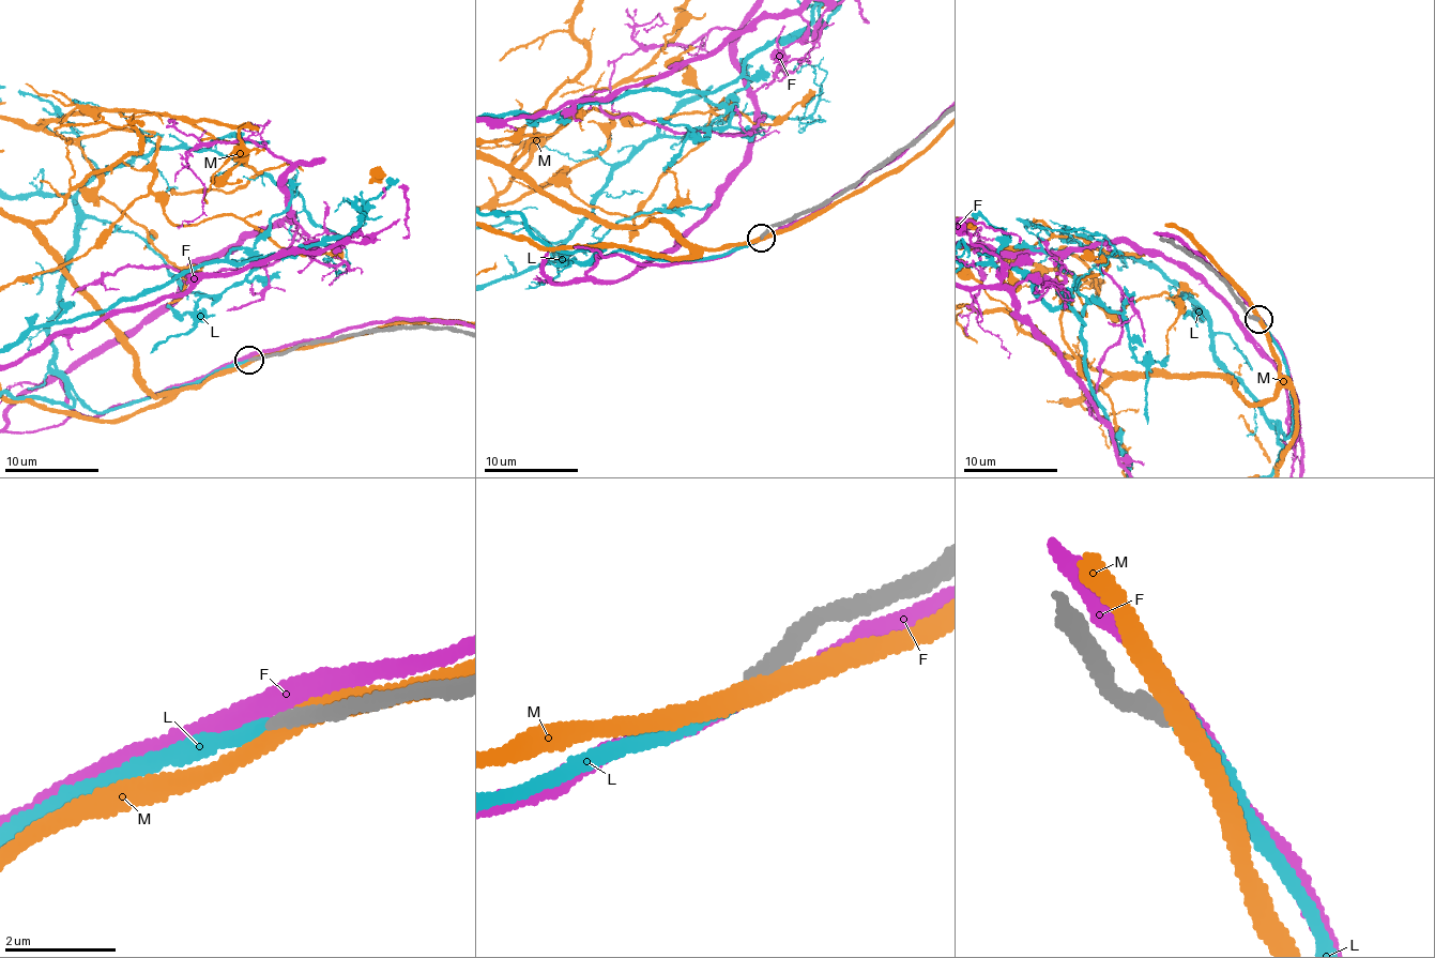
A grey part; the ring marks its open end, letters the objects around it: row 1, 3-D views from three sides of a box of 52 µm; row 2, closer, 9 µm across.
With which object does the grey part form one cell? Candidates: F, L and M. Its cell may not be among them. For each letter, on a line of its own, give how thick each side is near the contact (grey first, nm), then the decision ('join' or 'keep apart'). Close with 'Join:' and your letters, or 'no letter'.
F: 280/320 nm | keep apart
L: 280/260 nm | join
M: 320/320 nm | keep apart
Join: L

